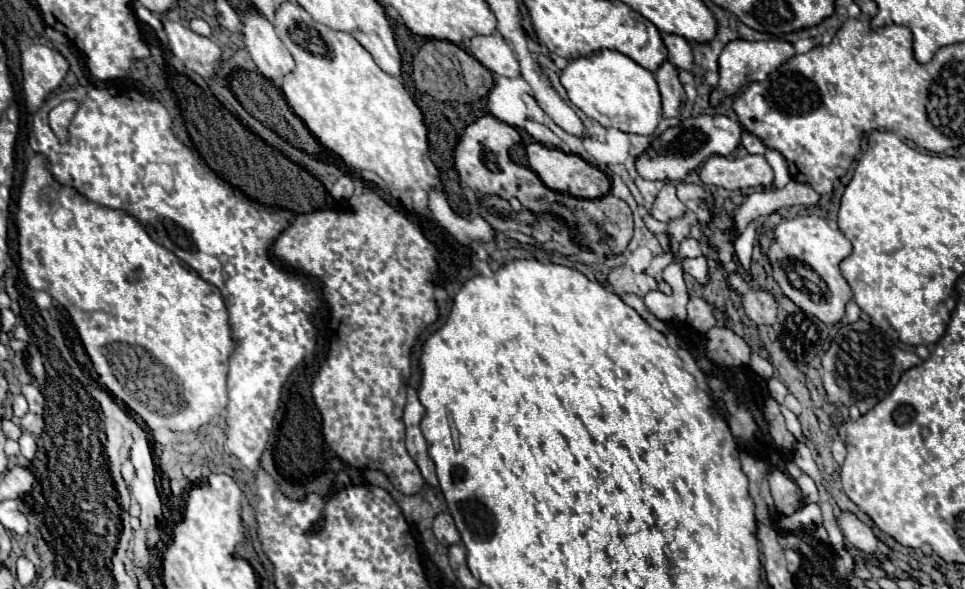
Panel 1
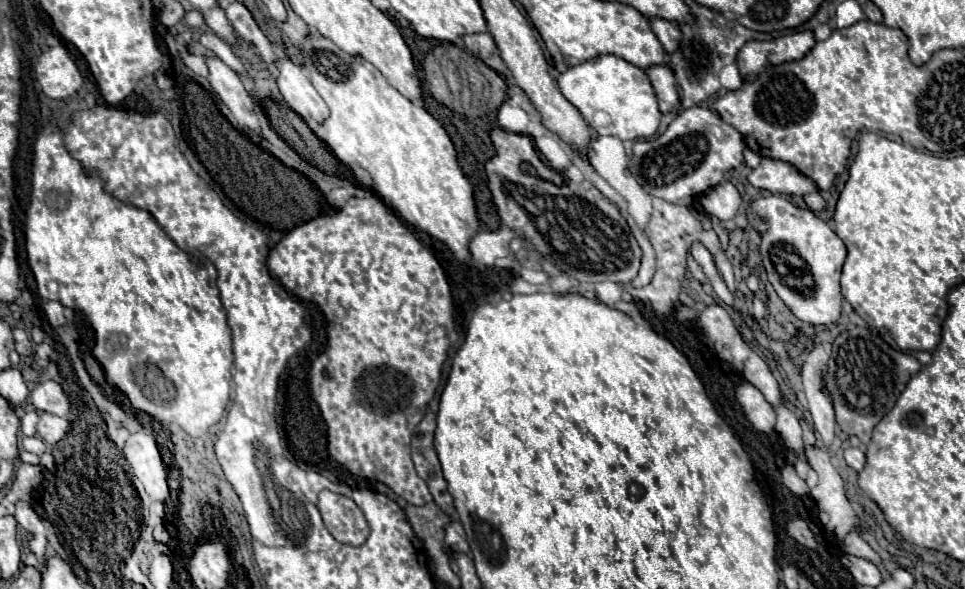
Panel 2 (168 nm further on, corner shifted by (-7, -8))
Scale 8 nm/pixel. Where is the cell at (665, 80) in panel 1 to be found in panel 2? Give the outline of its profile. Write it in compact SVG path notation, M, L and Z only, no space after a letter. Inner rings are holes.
M653 65L647 69L647 75L651 79L651 85L655 89L655 95L659 99L661 113L671 113L681 107L677 79L673 71L667 65Z

